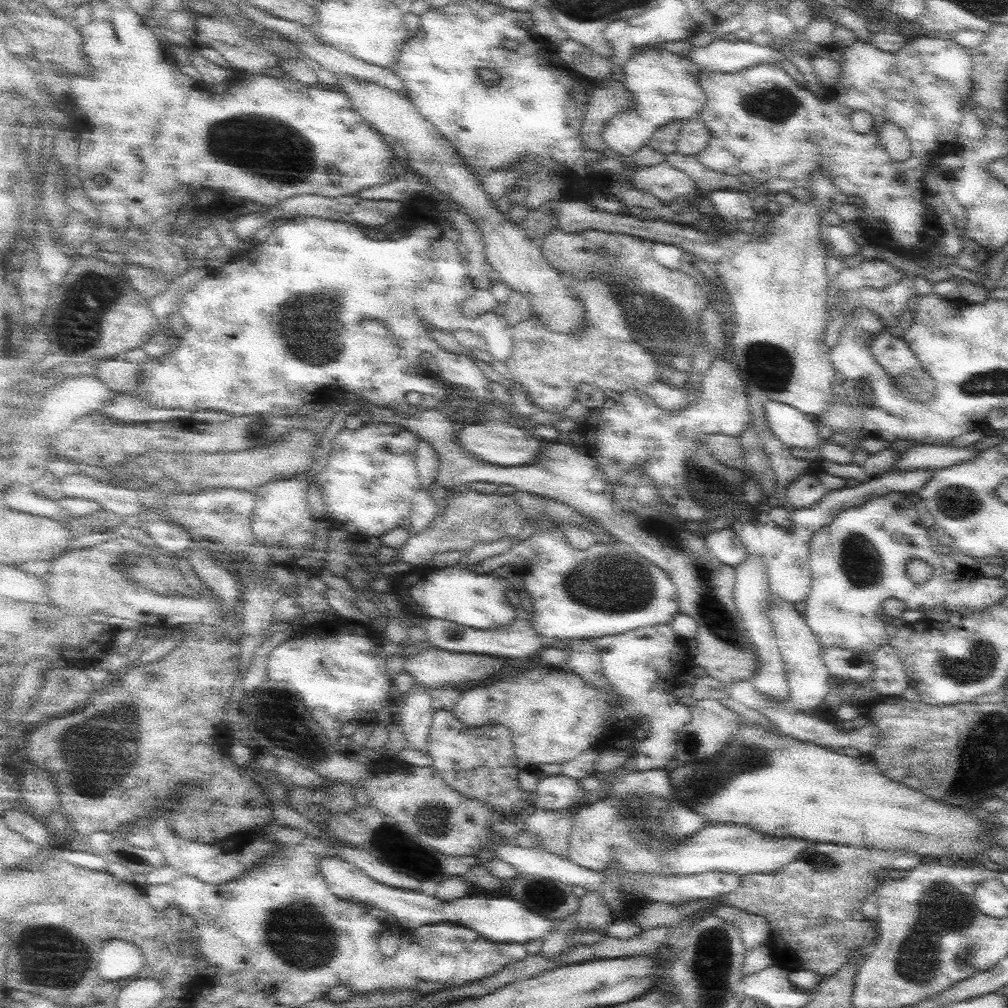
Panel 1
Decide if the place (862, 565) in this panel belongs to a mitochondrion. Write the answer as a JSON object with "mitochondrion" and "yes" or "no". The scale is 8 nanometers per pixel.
{"mitochondrion":"yes"}

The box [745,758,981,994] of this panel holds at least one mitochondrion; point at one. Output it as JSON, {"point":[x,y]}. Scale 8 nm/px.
{"point":[942,909]}

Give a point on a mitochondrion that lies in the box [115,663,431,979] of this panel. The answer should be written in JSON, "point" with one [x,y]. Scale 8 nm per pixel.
{"point":[316,949]}

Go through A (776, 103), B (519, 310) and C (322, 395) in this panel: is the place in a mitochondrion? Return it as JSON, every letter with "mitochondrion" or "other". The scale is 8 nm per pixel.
{"A":"mitochondrion","B":"other","C":"other"}

